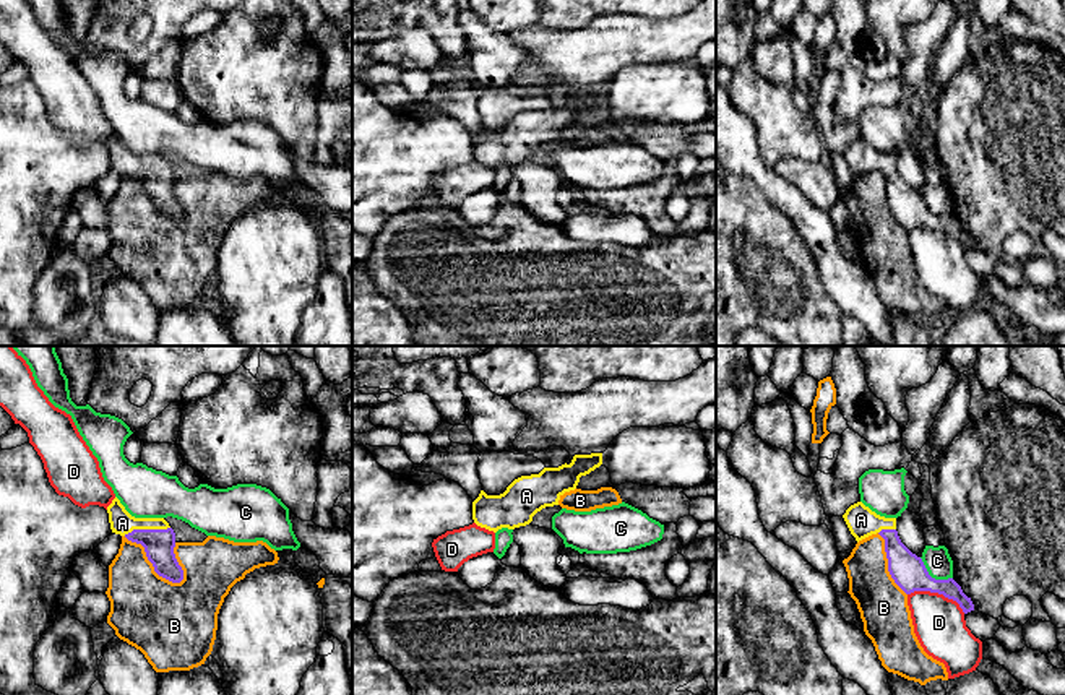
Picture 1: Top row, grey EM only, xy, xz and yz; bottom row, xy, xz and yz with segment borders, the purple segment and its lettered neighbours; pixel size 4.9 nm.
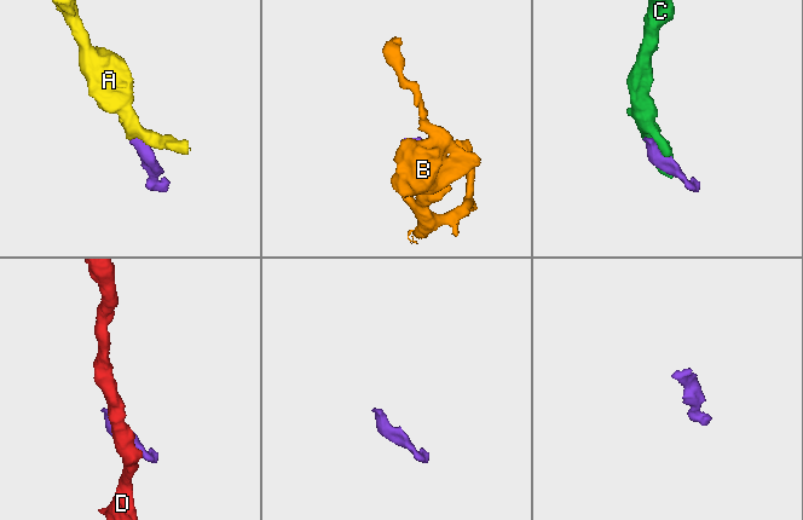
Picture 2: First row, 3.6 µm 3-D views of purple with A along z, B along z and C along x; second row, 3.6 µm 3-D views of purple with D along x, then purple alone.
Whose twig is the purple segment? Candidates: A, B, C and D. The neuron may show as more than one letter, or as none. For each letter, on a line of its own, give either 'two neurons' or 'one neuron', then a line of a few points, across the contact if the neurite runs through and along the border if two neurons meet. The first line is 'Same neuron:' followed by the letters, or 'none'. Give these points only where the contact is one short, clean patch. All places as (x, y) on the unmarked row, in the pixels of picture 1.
Same neuron: A
A: one neuron
B: two neurons
C: two neurons | yz (919, 194), (932, 213), (952, 215)
D: two neurons

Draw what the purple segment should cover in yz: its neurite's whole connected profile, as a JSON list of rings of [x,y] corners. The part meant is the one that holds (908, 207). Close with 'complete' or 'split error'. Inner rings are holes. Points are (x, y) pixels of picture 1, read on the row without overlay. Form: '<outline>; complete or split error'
[[[862,138],[851,141],[843,154],[857,179],[877,169],[885,175],[888,208],[906,231],[914,227],[938,229],[956,237],[964,250],[974,247],[971,234],[963,229],[953,214],[932,214],[922,195],[901,179],[896,167],[896,154],[880,153]]]; split error

